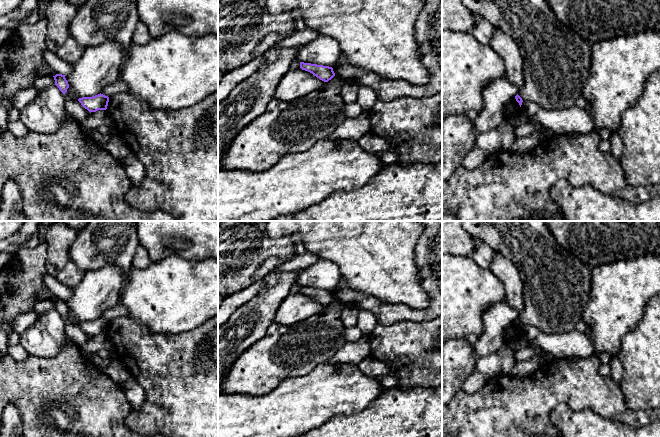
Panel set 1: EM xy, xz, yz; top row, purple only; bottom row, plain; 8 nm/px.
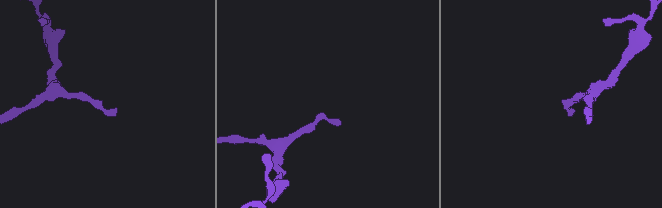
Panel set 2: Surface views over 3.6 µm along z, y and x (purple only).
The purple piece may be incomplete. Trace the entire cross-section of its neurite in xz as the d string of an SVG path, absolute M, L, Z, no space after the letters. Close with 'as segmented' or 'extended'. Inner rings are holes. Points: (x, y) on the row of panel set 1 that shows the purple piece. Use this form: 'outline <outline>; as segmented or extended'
outline M300 62L300 68L312 73L324 82L328 82L335 76L333 68L329 66Z; as segmented

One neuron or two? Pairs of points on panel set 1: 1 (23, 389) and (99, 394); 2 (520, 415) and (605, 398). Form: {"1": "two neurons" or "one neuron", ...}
{"1": "one neuron", "2": "one neuron"}

